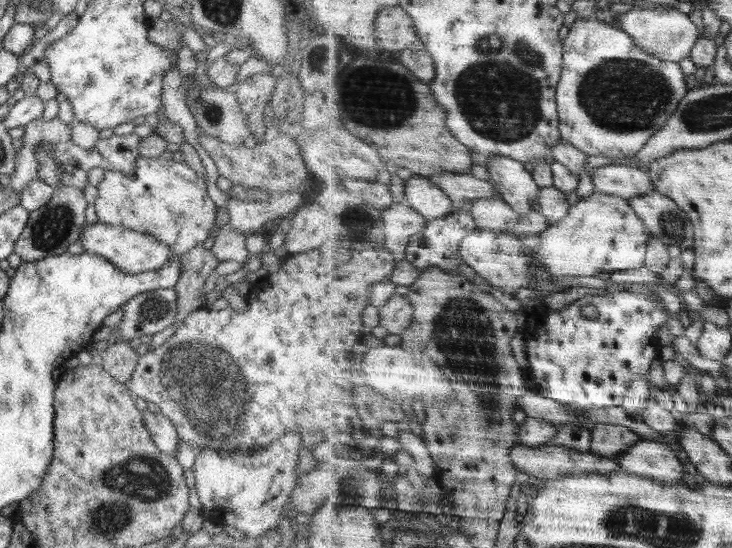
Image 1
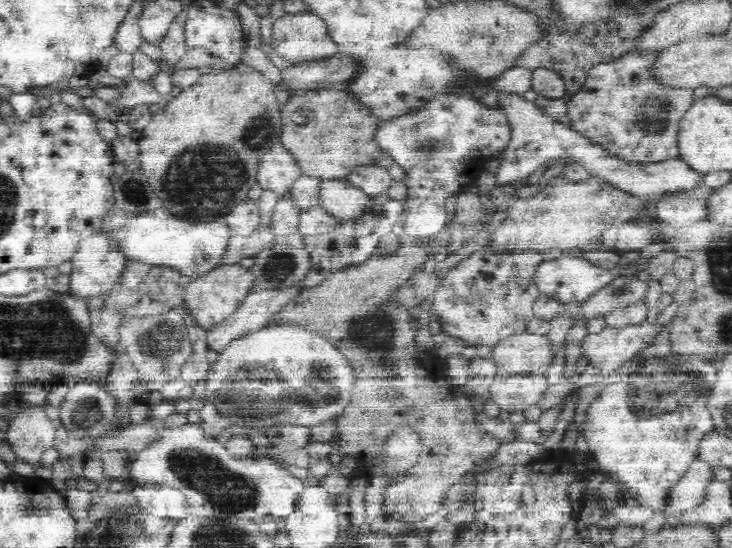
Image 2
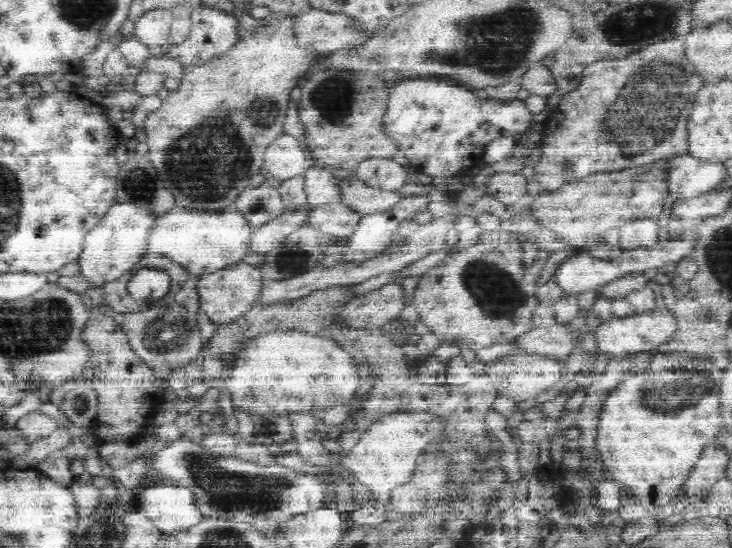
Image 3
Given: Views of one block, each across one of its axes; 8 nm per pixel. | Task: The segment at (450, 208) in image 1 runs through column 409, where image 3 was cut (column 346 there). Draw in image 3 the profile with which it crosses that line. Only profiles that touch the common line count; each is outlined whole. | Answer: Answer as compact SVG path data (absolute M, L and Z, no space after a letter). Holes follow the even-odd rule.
M359 178L342 180L342 202L364 214L384 212L406 198L399 189L386 190L368 186Z

